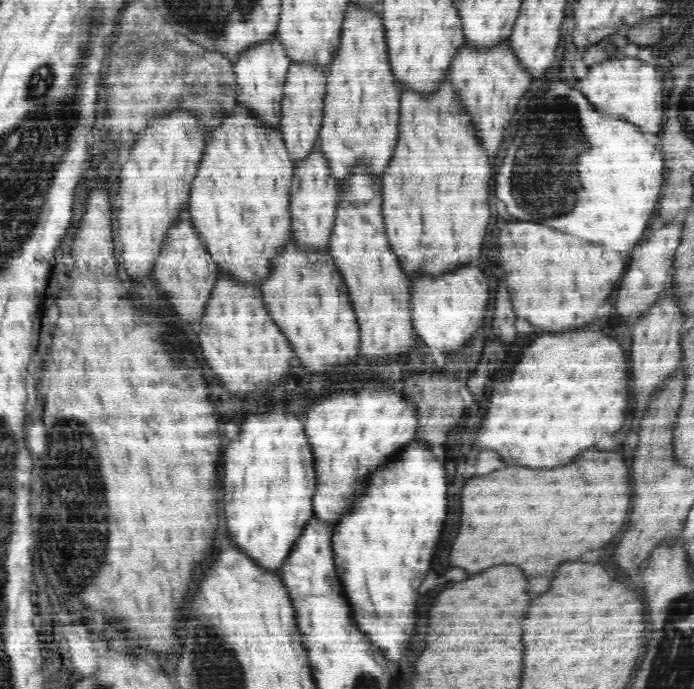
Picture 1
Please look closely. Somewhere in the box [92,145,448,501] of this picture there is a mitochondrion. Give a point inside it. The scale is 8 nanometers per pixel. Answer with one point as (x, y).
(179, 353)

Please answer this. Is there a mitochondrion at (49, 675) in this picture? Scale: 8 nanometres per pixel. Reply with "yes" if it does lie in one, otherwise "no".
no

